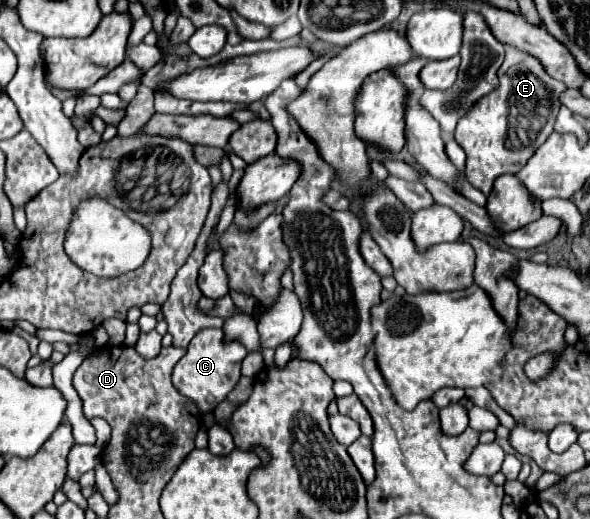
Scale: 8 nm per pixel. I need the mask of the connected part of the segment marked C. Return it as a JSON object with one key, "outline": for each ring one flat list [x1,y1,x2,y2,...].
{"outline":[[207,328,195,334,187,348,187,354,173,368,173,386,187,398,191,398,201,412,213,410,235,388,241,376,241,362,247,354,241,342,227,342,221,328]]}

